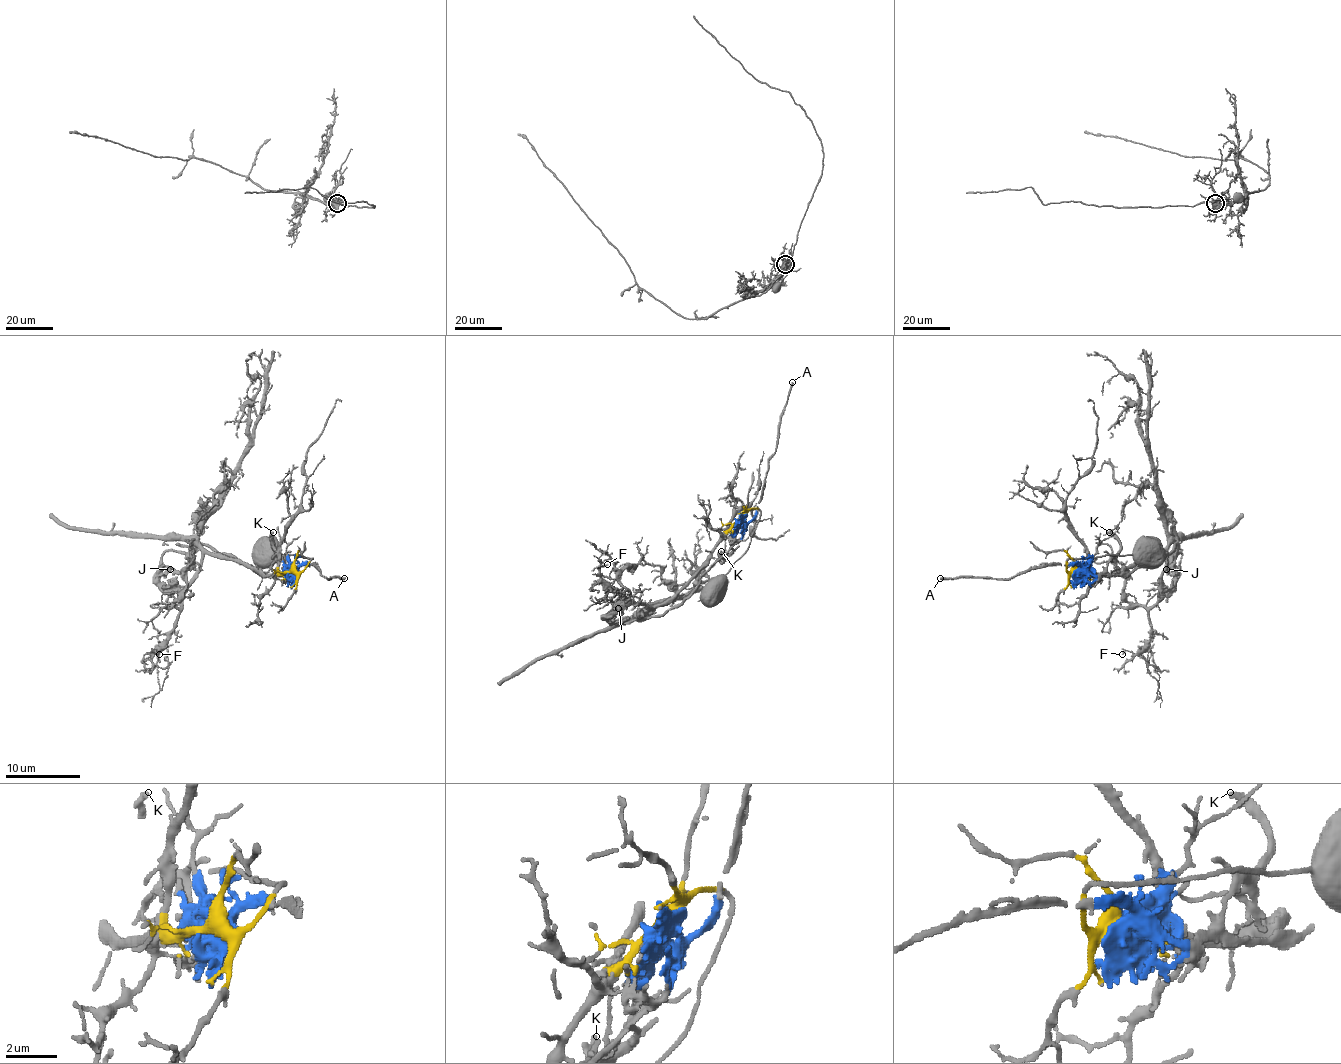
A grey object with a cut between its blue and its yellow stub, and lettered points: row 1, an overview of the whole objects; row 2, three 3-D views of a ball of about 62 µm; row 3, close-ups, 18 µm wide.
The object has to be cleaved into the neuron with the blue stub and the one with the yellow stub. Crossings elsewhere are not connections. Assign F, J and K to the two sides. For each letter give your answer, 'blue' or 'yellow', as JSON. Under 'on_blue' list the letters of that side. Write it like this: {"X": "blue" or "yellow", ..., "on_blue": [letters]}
{"F": "yellow", "J": "blue", "K": "blue", "on_blue": ["J", "K"]}

